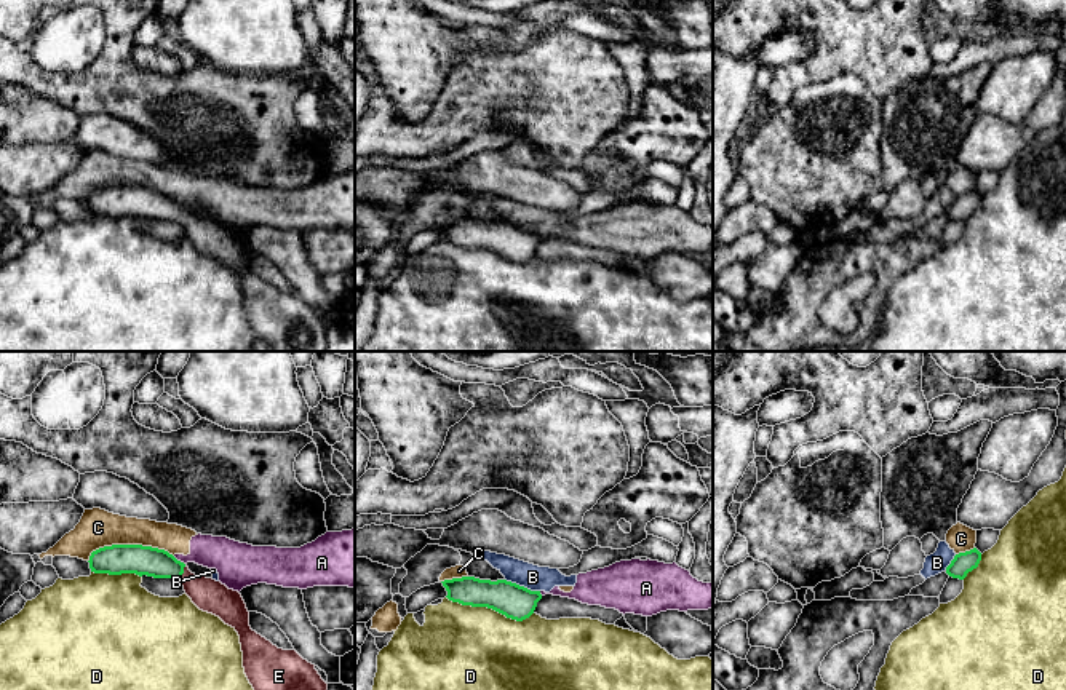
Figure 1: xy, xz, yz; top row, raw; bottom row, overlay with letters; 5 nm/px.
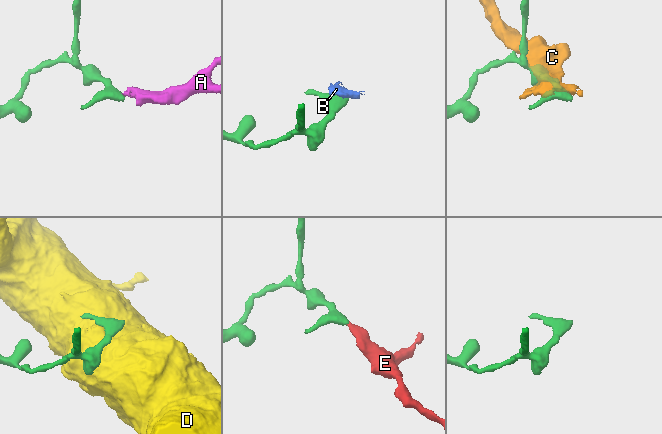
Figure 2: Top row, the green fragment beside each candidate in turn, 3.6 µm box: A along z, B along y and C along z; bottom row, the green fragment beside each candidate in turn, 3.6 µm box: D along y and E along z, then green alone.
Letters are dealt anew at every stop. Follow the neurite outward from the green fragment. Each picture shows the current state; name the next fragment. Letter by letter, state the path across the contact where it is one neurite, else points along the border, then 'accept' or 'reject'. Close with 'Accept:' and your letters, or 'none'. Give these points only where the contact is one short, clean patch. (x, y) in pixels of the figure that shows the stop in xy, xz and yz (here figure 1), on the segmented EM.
A: border along xy (173, 556), (184, 564); reject
B: border along xz (505, 578), (539, 591); reject
C: reject
D: reject
E: runs through xy (138, 559), (159, 563), (182, 572), (211, 596); accept
Accept: E

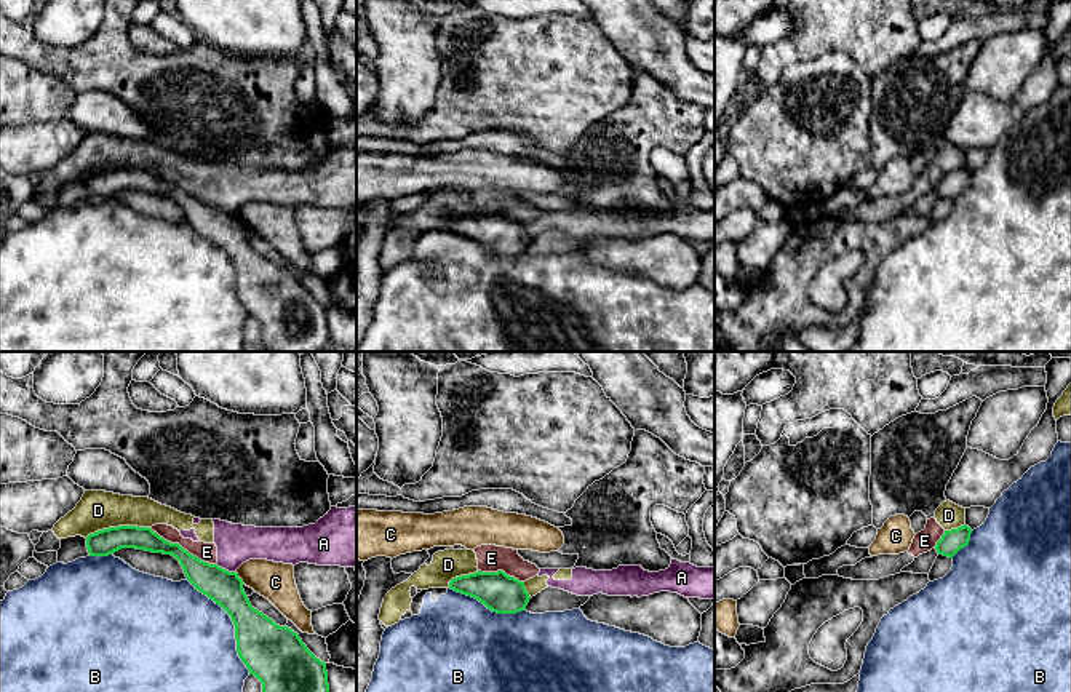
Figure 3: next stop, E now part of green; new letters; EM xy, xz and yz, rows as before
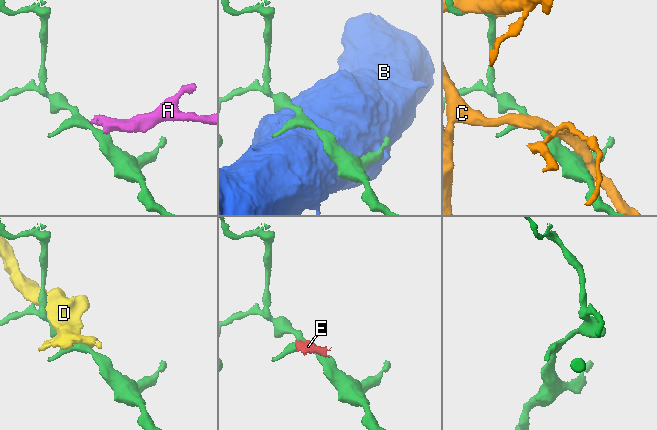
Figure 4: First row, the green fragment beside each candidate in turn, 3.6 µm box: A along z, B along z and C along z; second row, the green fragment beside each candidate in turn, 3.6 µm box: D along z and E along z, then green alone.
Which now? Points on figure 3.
A: border along xy (216, 564), (234, 572); reject
B: reject
C: reject
D: reject
E: border along xy (149, 528), (165, 539), (178, 542), (199, 558), (216, 564); reject
Accept: none

